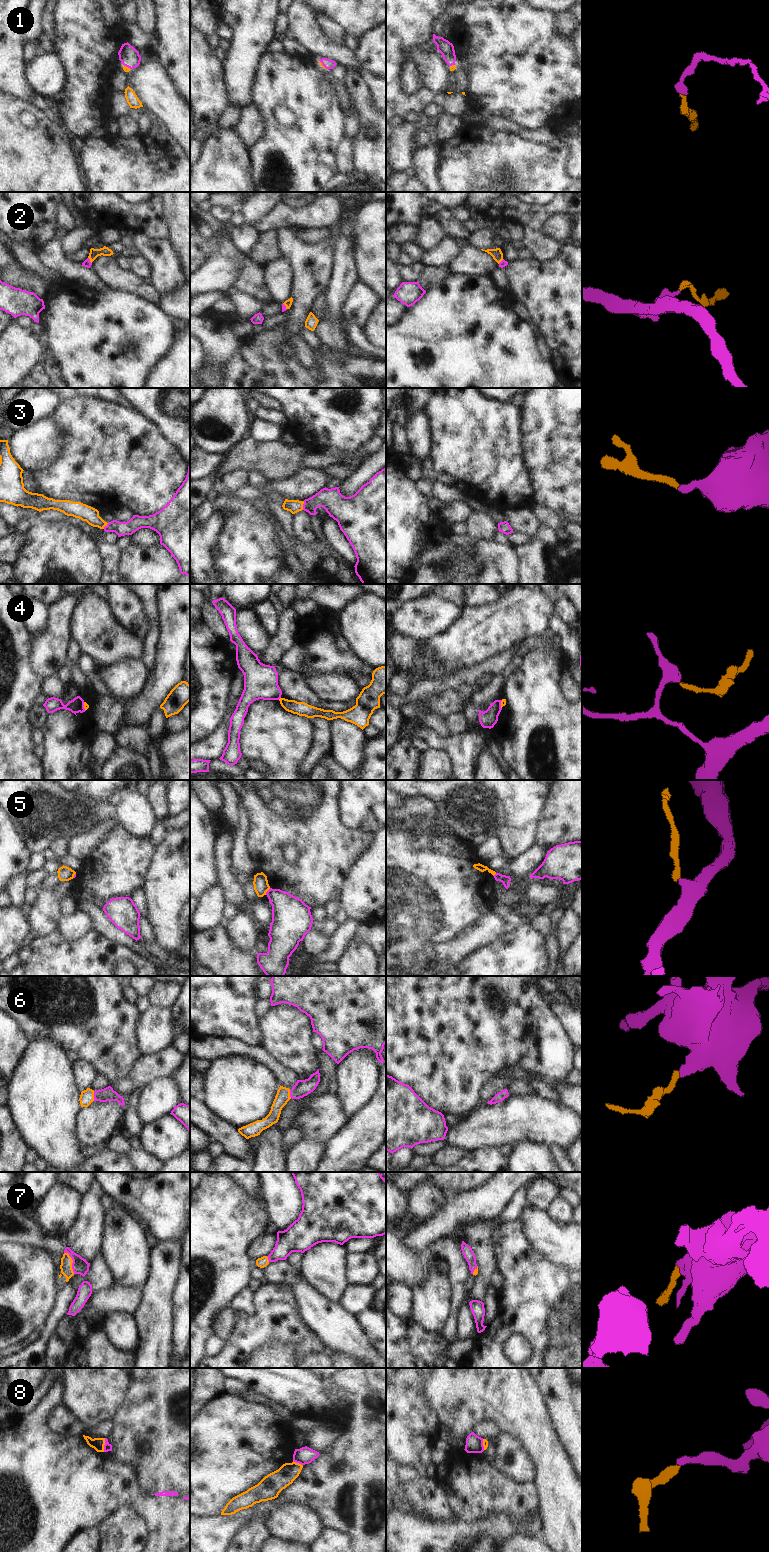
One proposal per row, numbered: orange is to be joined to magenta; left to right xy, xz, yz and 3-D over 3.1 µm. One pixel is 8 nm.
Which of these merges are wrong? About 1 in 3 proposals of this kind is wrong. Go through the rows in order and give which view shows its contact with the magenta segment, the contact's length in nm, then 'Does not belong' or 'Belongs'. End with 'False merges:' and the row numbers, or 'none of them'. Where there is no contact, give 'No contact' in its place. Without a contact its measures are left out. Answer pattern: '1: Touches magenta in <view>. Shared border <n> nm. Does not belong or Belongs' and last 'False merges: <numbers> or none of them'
1: Touches magenta in xz. Shared border 110 nm. Belongs
2: Touches magenta in xy. Shared border 60 nm. Belongs
3: Touches magenta in xz. Shared border 70 nm. Belongs
4: Touches magenta in xz. Shared border 30 nm. Does not belong
5: Touches magenta in xz. Shared border 70 nm. Does not belong
6: Touches magenta in xy. Shared border 80 nm. Belongs
7: Touches magenta in xy. Shared border 190 nm. Belongs
8: Touches magenta in xy. Shared border 110 nm. Does not belong
False merges: 4, 5, 8.

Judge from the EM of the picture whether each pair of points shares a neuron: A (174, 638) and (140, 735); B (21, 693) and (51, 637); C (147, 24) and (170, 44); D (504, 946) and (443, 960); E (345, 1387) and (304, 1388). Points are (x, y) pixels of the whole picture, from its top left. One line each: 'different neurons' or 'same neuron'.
A: different neurons
B: different neurons
C: different neurons
D: different neurons
E: different neurons

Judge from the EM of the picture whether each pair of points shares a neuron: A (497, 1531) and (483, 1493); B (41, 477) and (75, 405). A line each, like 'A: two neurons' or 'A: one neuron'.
A: two neurons
B: one neuron

